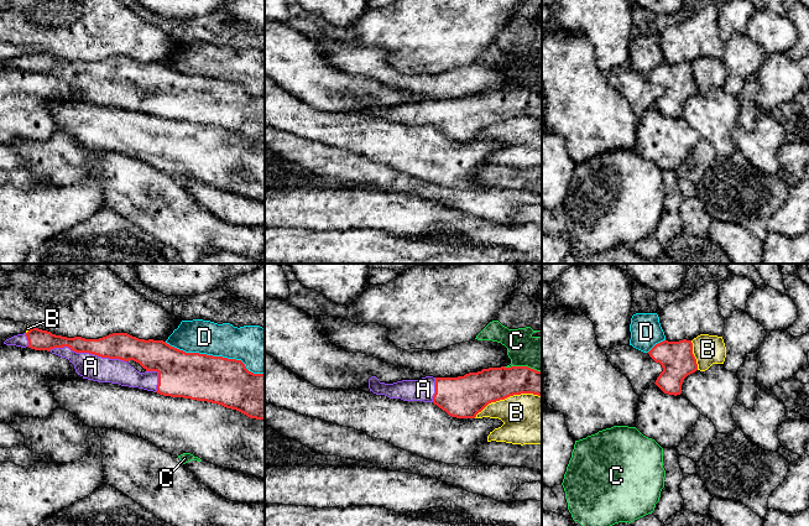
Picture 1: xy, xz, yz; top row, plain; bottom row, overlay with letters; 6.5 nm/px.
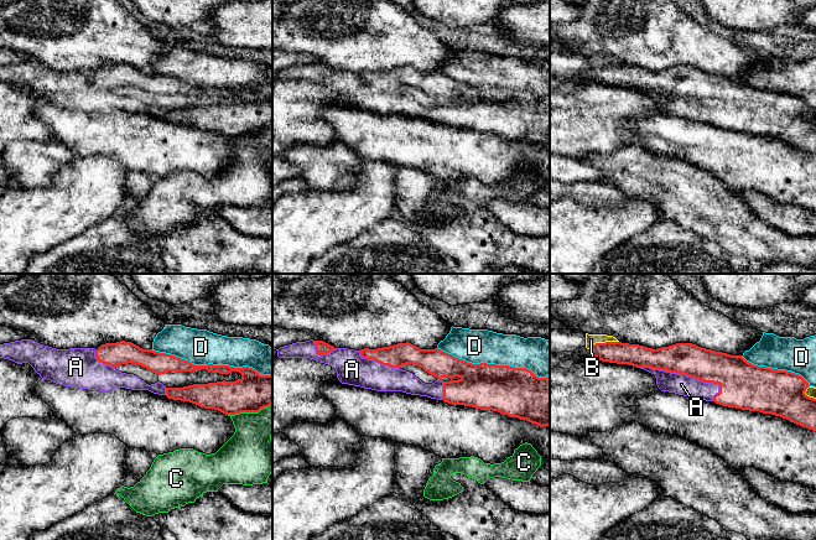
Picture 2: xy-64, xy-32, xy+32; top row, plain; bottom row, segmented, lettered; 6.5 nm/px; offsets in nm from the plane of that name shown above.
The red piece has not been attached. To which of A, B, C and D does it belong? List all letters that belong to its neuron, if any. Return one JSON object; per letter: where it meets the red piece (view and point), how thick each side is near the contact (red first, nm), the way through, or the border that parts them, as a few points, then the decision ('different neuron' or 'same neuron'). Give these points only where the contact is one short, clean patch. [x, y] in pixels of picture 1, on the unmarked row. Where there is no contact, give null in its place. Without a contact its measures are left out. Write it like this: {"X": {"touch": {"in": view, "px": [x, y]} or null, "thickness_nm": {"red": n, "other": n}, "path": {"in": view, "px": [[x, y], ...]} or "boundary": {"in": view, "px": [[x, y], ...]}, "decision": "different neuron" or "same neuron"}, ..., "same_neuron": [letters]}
{"A": {"touch": {"in": "xy", "px": [88, 74]}, "thickness_nm": {"red": 180, "other": 170}, "decision": "same neuron"}, "B": {"touch": {"in": "xz", "px": [507, 119]}, "thickness_nm": {"red": 260, "other": 320}, "decision": "different neuron"}, "C": {"touch": {"in": "xz", "px": [522, 89]}, "thickness_nm": {"red": 220, "other": 220}, "decision": "different neuron"}, "D": {"touch": {"in": "xy", "px": [215, 79]}, "thickness_nm": {"red": 300, "other": 260}, "decision": "different neuron"}, "same_neuron": ["A"]}

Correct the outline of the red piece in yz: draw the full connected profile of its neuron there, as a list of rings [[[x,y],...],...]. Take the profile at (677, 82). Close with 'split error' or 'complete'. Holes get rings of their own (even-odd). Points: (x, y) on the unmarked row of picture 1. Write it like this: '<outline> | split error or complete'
[[[663,63],[656,67],[648,77],[663,90],[654,106],[668,118],[680,118],[683,103],[698,93],[691,63]]] | complete

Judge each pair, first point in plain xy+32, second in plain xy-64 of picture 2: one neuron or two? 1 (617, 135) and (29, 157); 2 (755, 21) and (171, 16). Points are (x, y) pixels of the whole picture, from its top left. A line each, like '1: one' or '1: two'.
1: two
2: one

